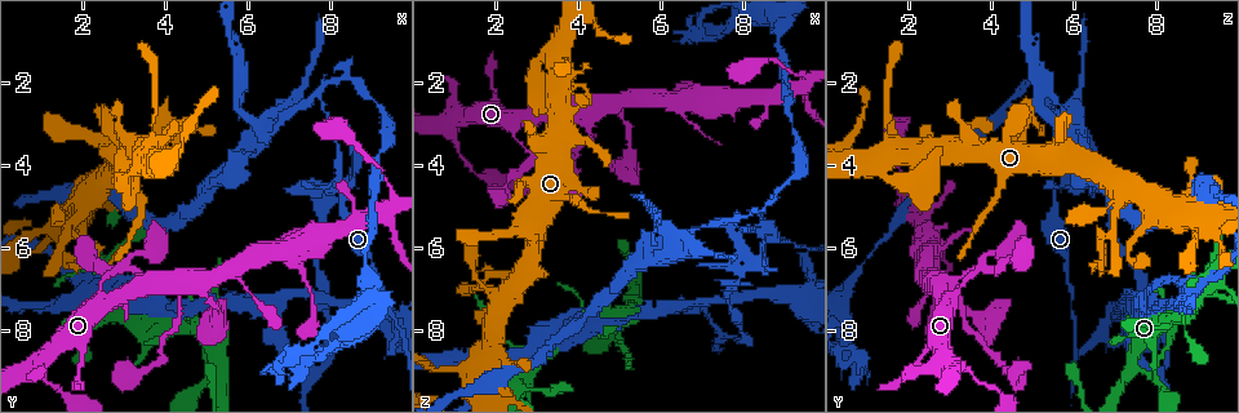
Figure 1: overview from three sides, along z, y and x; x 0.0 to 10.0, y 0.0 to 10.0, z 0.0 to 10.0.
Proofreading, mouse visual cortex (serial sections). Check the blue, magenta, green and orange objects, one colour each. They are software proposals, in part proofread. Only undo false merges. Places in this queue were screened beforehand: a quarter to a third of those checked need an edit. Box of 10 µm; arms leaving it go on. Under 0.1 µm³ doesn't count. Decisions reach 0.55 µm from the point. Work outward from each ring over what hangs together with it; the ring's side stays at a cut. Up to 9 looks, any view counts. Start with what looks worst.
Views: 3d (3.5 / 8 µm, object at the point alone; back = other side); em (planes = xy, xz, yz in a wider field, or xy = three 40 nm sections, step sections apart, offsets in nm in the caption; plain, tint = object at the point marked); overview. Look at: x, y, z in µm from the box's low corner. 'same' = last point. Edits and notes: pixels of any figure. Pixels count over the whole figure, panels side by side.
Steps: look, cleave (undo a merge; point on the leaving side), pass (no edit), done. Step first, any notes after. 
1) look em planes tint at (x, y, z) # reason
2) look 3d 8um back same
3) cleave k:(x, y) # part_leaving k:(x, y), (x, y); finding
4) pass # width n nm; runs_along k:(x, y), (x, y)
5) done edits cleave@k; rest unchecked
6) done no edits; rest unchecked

look 3d 3.5um at (7.85, 2.50, 5.30) # arms part here

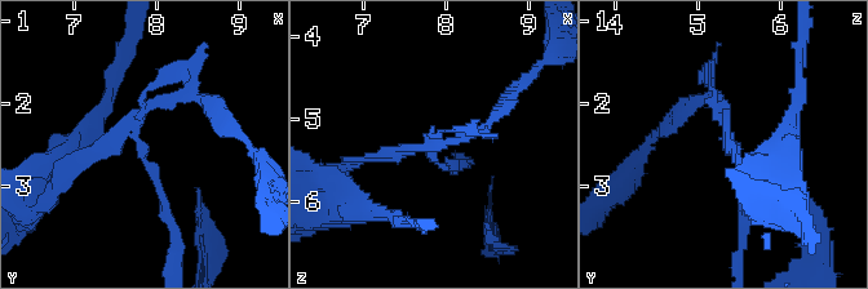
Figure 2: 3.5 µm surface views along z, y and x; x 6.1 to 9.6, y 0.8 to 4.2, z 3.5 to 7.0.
look em planes tint at (7.80, 2.45, 5.35) # arms 3; arm_widths 100, 150, 150 nm

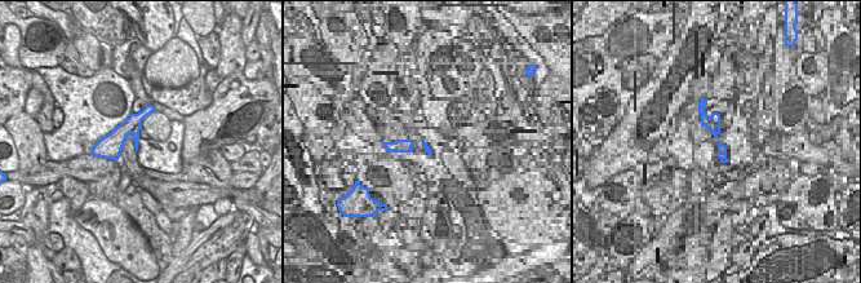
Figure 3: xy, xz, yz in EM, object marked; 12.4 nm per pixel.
cleave 2:(208, 107) # part_leaving 2:(124, 134), (72, 161), (41, 209); two cells meet here

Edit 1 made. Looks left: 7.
look overview

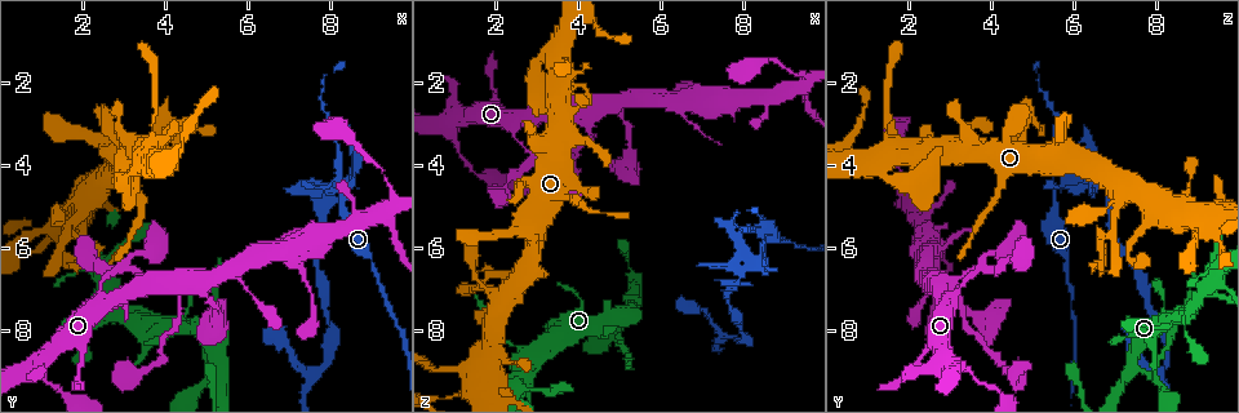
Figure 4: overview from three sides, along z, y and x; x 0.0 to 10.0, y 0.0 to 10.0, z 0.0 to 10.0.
look 3d 3.5um at (4.30, 7.15, 3.30) # thick turns thin

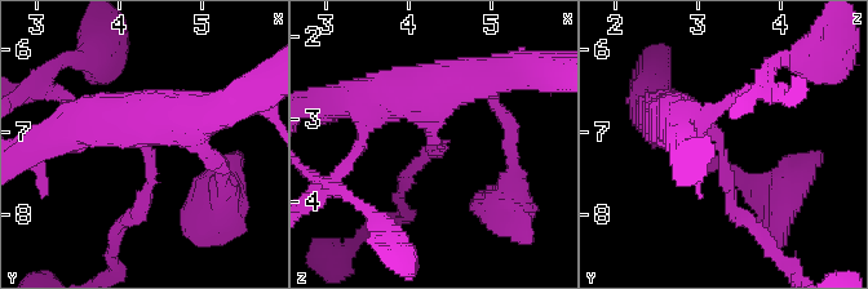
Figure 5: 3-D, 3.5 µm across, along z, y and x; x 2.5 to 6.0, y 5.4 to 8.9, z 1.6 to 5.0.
look em xy step 3 plain at (4.30, 7.15, 3.30) # now the EM

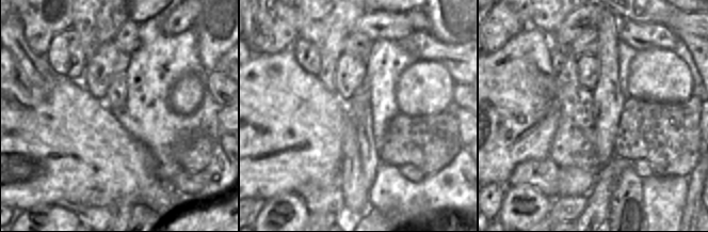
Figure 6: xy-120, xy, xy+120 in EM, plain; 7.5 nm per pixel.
look em xy step 3 tint same

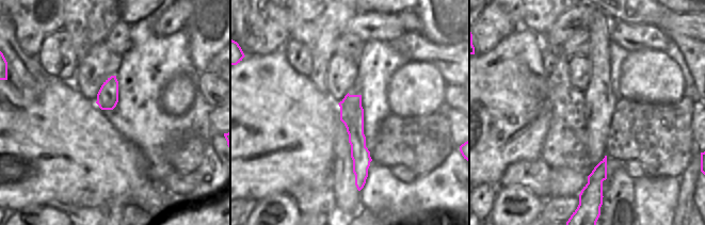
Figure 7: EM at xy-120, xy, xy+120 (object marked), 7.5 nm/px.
pass # runs_along 5:(673, 119), (720, 138), (739, 217); all the same cell

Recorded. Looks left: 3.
look 3d 3.5um at (9.35, 7.40, 5.95) # narrows sharply

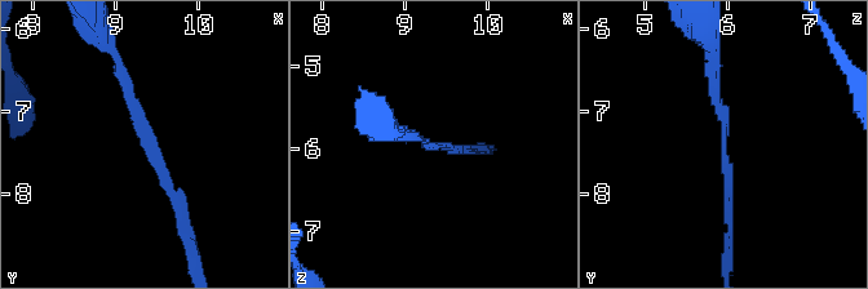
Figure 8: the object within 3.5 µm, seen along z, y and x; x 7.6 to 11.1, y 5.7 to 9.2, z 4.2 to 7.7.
look em xy step 2 tint at (9.40, 7.45, 5.95)

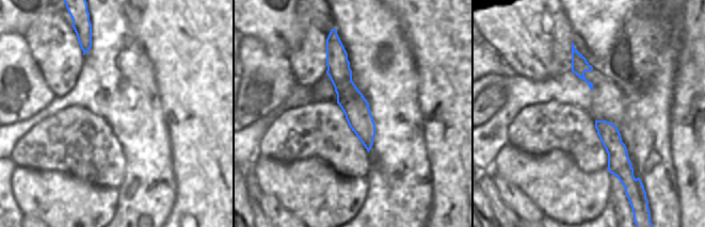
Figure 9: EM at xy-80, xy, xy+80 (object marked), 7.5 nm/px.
pass # arm_widths 100, 150 nm; runs_along 8:(119, 70), (178, 229); all the same cell

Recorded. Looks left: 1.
done edits cleave@2; rest unchecked

